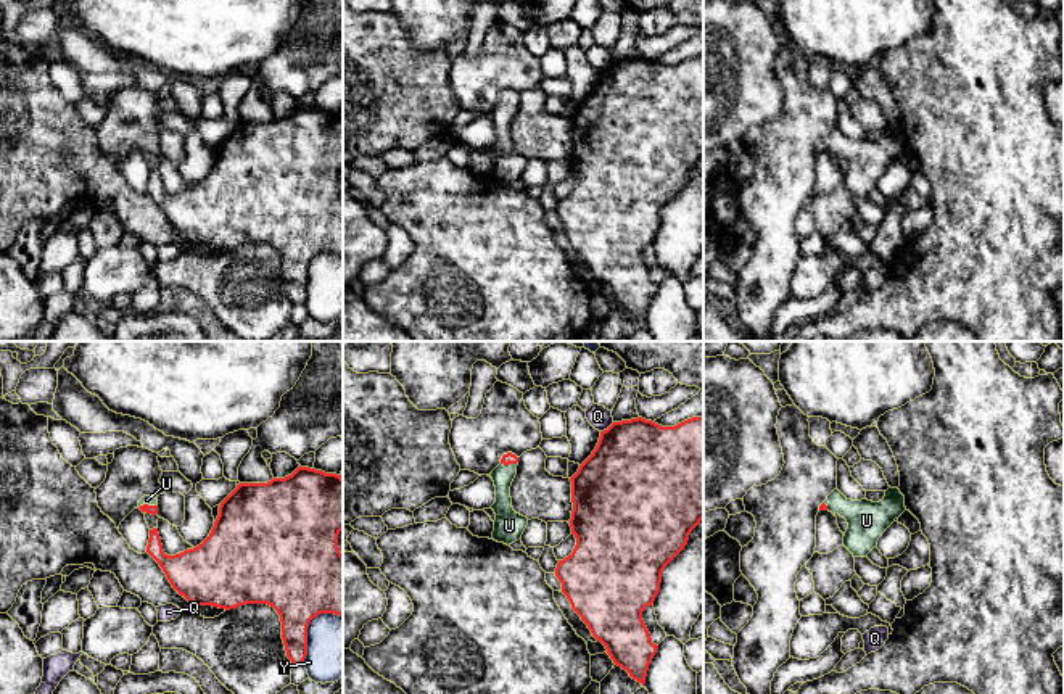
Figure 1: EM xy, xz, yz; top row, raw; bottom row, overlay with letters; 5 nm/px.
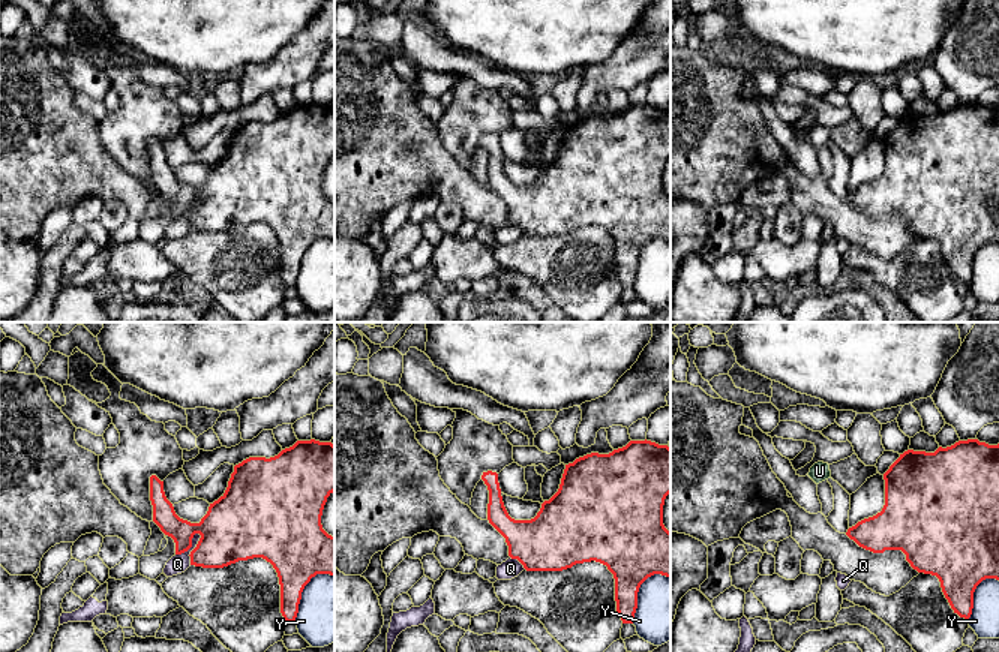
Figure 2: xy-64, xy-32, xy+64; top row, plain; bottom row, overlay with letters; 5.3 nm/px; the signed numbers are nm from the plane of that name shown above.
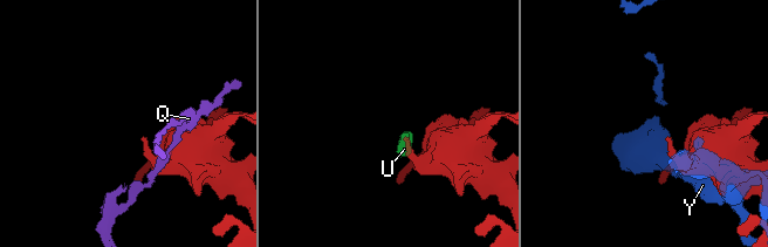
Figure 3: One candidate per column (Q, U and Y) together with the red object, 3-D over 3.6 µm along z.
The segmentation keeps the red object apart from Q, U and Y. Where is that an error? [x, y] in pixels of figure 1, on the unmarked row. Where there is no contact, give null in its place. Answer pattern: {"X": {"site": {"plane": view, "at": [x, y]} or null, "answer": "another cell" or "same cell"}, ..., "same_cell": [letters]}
{"Q": {"site": {"plane": "xz", "at": [609, 66]}, "answer": "another cell"}, "U": {"site": {"plane": "xz", "at": [509, 102]}, "answer": "same cell"}, "Y": {"site": {"plane": "xy", "at": [308, 264]}, "answer": "another cell"}, "same_cell": ["U"]}

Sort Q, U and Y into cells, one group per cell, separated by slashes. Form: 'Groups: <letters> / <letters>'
Groups: Q / U / Y

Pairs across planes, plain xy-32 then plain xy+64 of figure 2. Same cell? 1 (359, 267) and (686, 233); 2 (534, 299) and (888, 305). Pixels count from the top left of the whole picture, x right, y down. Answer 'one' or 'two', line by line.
1: two
2: one

